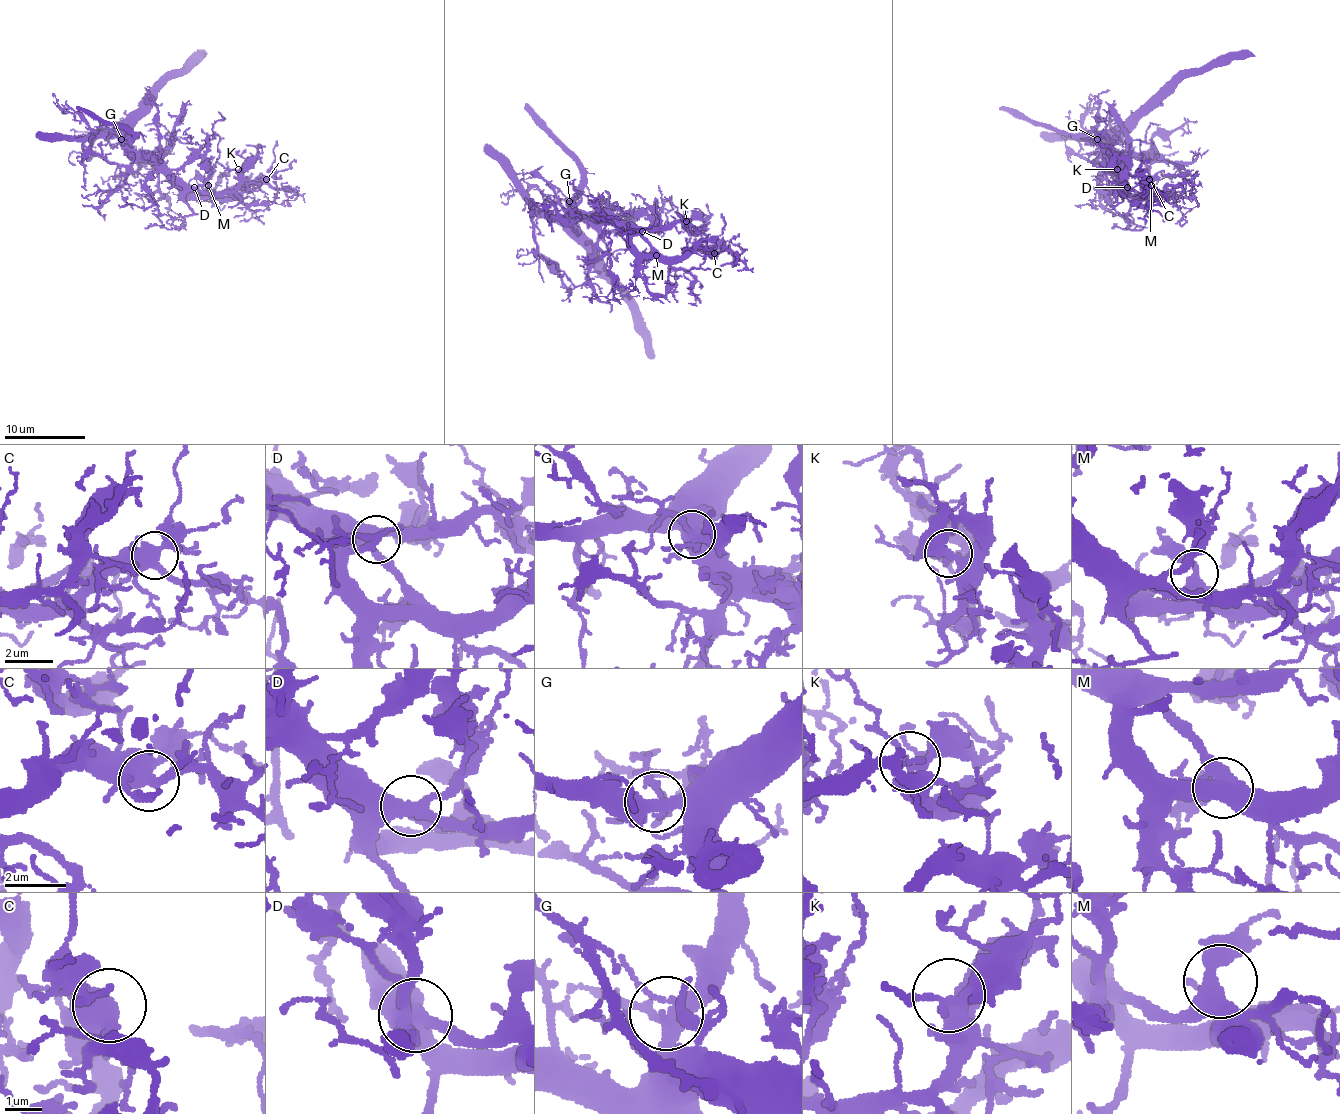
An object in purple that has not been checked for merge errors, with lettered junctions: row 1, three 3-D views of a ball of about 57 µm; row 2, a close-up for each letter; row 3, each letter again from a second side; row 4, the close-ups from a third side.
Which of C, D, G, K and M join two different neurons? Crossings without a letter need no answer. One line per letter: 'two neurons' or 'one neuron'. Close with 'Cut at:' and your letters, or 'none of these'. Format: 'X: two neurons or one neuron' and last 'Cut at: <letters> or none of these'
C: one neuron
D: one neuron
G: one neuron
K: one neuron
M: one neuron
Cut at: none of these

